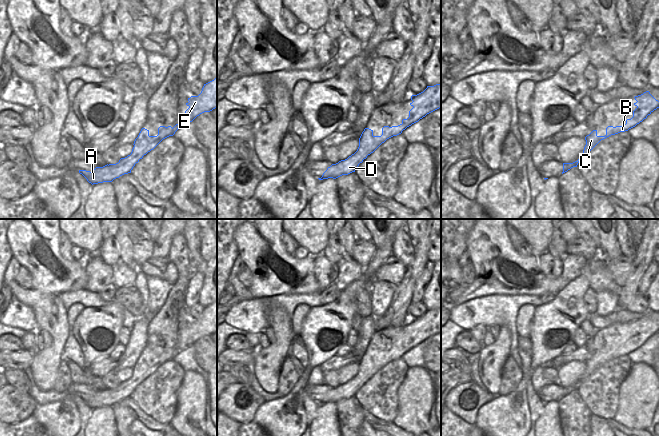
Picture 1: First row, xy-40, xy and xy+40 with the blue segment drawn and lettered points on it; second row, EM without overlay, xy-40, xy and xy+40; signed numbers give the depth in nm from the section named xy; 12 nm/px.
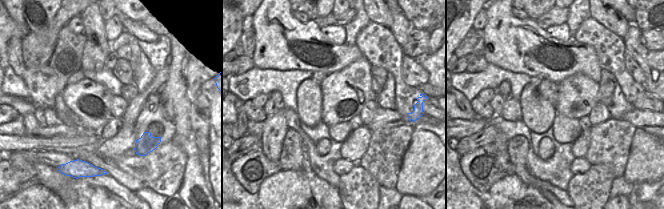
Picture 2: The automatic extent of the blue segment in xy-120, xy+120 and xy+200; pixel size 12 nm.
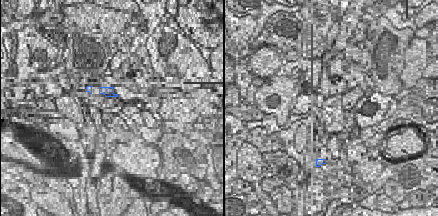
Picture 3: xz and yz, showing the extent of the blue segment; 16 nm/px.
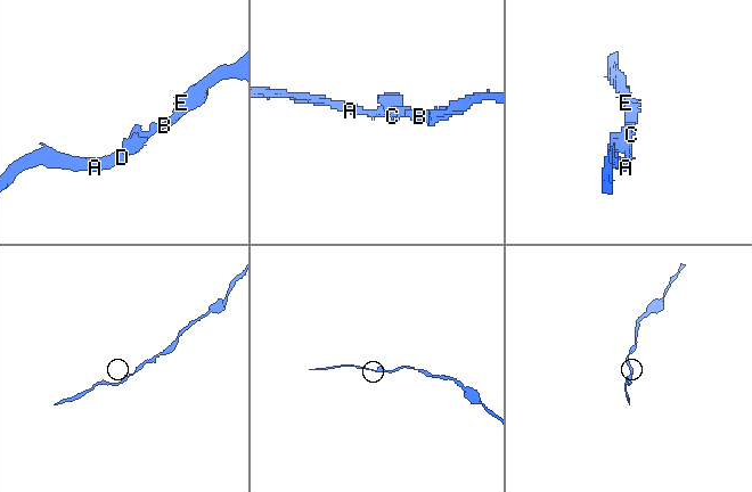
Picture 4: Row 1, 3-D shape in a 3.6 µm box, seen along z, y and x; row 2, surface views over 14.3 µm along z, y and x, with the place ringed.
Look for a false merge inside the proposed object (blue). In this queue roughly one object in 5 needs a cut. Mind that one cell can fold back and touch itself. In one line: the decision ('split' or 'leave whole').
leave whole

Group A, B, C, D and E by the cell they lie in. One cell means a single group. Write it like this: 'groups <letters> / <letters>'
groups A B C D E

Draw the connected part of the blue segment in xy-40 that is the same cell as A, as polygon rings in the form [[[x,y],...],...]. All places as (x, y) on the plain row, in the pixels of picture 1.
[[[217,302],[204,308],[201,317],[198,320],[191,320],[190,322],[188,322],[188,325],[189,326],[186,327],[186,329],[189,332],[185,335],[185,341],[183,343],[179,343],[178,347],[173,352],[171,350],[160,350],[158,352],[157,360],[150,360],[149,354],[142,352],[138,361],[134,365],[134,371],[130,379],[125,382],[121,382],[116,388],[107,388],[103,391],[96,391],[91,396],[86,394],[79,394],[79,397],[82,398],[92,409],[103,406],[112,406],[114,403],[119,402],[124,398],[131,397],[131,394],[133,393],[135,388],[138,387],[144,379],[153,374],[163,363],[169,360],[173,360],[179,351],[192,346],[200,338],[204,336],[210,336],[213,333],[217,332]]]

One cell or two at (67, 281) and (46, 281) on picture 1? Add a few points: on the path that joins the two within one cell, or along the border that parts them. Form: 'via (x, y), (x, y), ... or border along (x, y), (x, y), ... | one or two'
via (62, 281), (51, 281) | one

